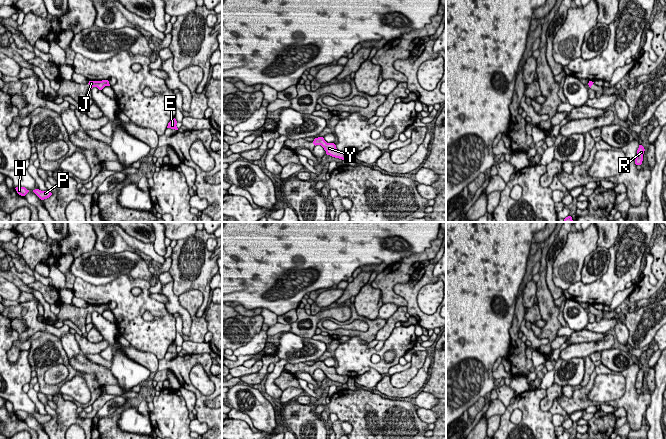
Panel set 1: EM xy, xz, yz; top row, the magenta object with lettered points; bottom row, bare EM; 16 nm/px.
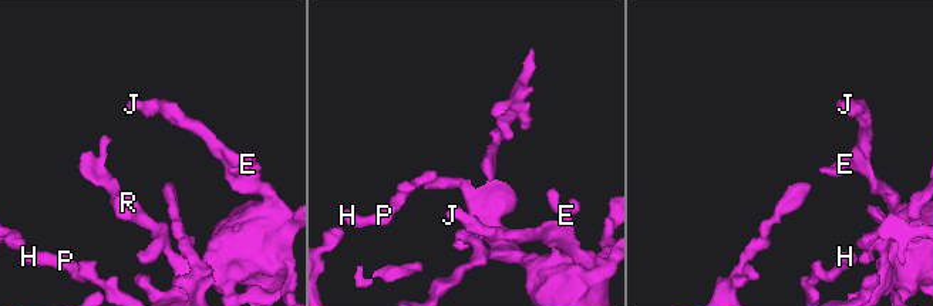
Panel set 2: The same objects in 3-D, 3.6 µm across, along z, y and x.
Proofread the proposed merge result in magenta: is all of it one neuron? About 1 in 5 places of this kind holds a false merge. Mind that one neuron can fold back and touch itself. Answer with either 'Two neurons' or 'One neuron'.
One neuron

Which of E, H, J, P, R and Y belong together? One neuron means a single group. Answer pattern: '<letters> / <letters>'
E H J P R Y

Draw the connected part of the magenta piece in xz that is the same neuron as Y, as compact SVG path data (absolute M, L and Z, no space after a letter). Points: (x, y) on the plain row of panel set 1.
M323 361L315 362L313 365L313 368L315 370L321 369L324 372L324 374L326 375L327 379L330 379L335 382L345 384L345 383L347 383L347 381L349 379L349 376L338 375L336 372L336 369L334 367L327 367Z

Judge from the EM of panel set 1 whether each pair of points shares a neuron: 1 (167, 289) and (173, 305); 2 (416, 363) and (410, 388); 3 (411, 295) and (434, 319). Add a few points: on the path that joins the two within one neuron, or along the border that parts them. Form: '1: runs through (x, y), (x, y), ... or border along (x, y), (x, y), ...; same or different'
1: runs through (169, 293), (173, 301); same
2: border along (426, 356), (422, 367), (405, 385), (391, 384); different
3: runs through (411, 303), (413, 308), (426, 319); same

